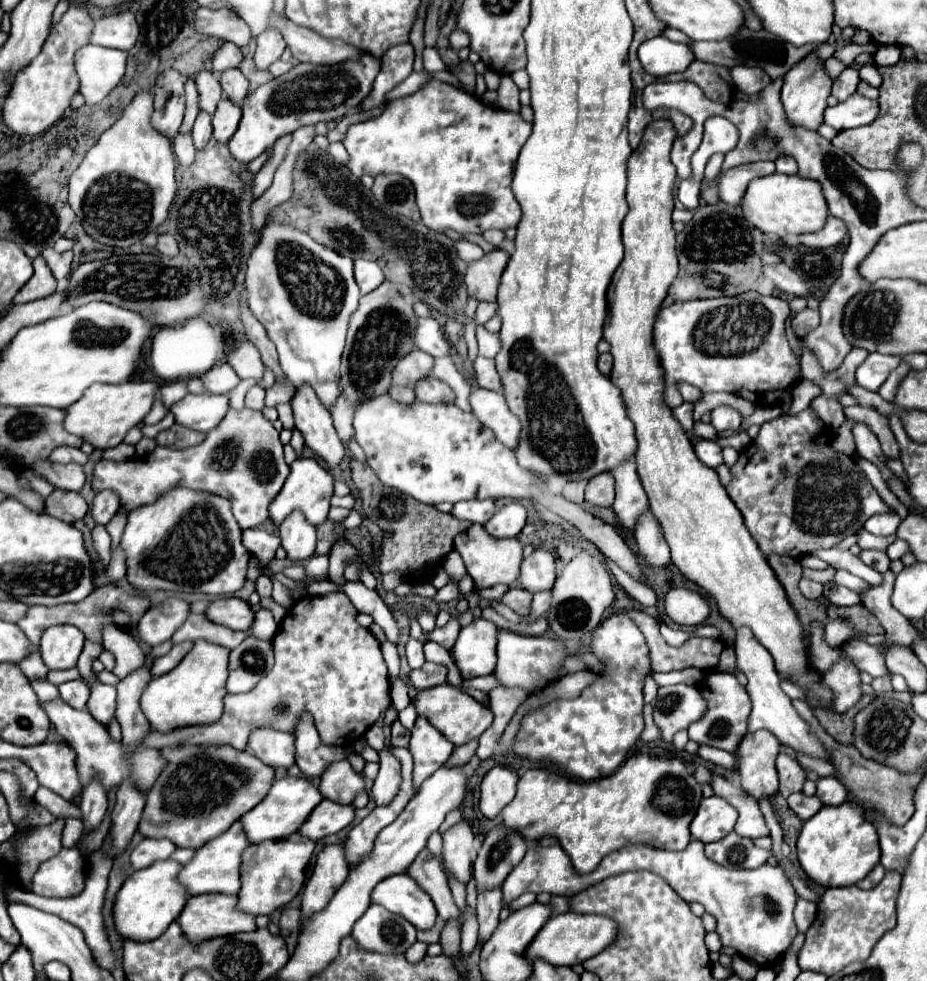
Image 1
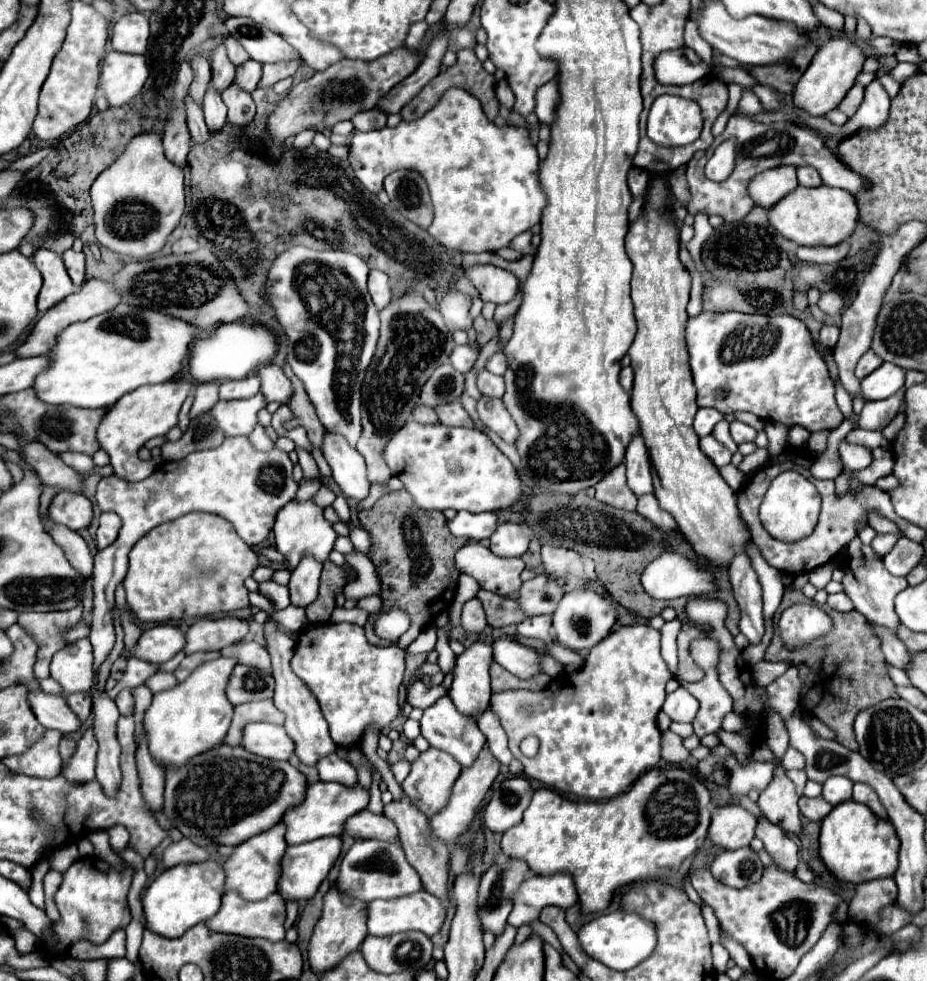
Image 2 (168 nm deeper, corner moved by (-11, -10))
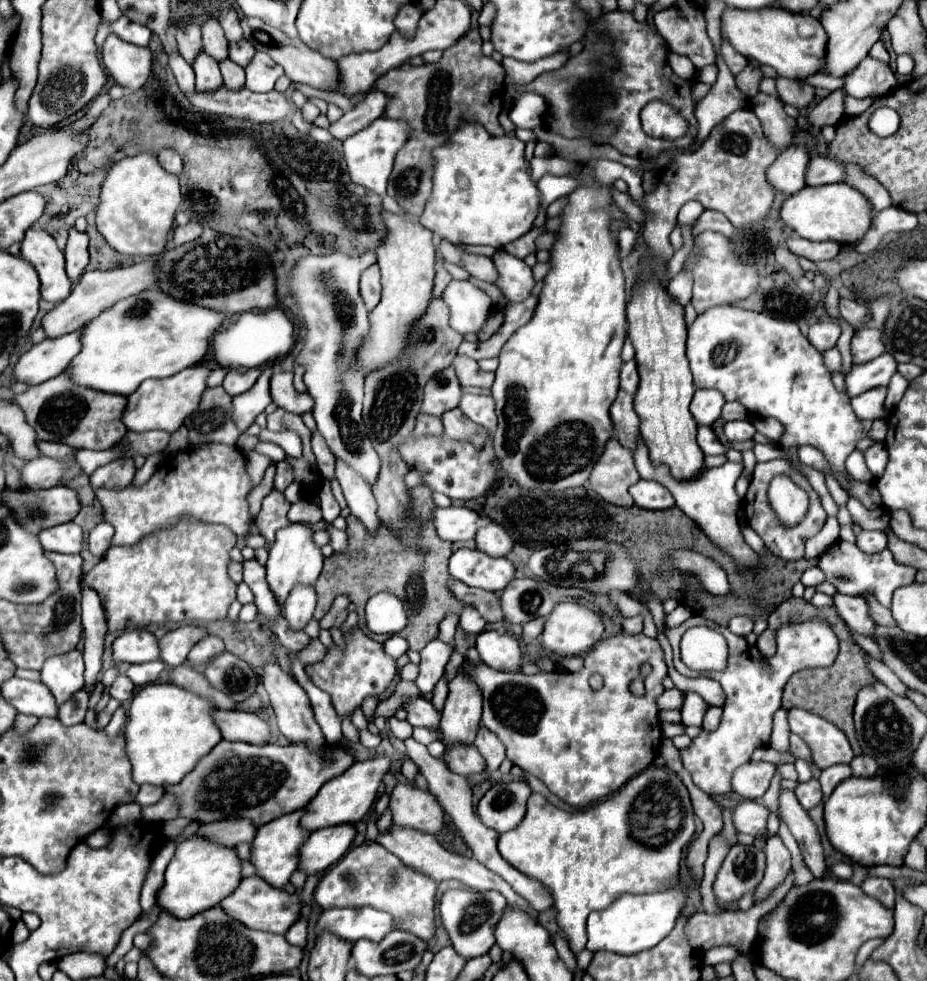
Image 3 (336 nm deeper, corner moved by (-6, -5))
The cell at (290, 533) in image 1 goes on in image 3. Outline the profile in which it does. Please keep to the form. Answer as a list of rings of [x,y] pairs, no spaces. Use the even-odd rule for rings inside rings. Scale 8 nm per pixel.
[[[296,584],[284,602],[284,618],[290,622],[290,628],[302,630],[306,622],[312,618],[314,606],[316,606],[314,586]]]

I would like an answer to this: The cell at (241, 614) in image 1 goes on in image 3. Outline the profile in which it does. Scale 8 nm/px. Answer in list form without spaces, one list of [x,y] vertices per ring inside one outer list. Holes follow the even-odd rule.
[[[184,624],[178,626],[176,630],[168,632],[162,640],[160,640],[160,658],[168,664],[168,666],[178,666],[186,660],[190,648],[200,642],[202,638],[206,638],[208,632],[200,626],[192,626],[192,624]]]

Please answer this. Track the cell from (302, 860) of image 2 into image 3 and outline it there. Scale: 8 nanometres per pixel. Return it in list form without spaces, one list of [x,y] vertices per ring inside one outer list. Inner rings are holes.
[[[348,824],[310,832],[308,840],[300,846],[298,870],[306,872],[308,876],[314,876],[330,868],[348,852],[354,840],[354,834],[356,834],[354,826],[348,826]]]

